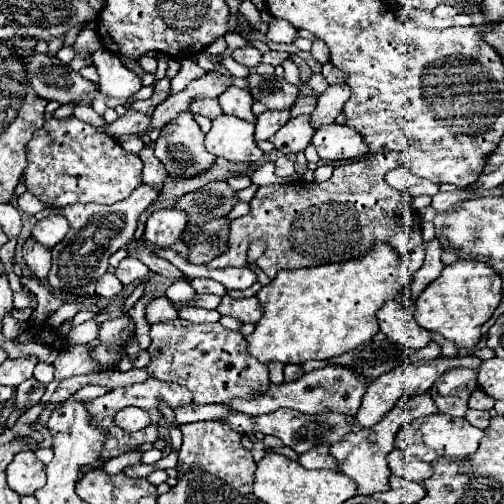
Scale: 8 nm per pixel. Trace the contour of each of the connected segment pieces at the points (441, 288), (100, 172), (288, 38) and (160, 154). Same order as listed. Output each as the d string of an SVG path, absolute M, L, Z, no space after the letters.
M457 260L443 268L441 276L433 280L415 302L415 320L435 330L457 348L473 348L481 340L481 324L485 324L501 302L501 276L487 262Z
M75 116L65 120L47 120L27 142L25 150L27 168L23 172L23 182L27 190L47 206L63 208L77 202L113 204L127 198L143 182L143 162L139 156L127 154L117 140Z
M273 18L269 24L269 32L267 32L267 40L269 42L285 42L285 44L293 44L299 38L299 32L295 26L291 26L291 22L283 20L283 18Z
M191 112L179 114L173 122L161 128L161 136L155 142L155 156L163 162L167 174L171 180L185 180L185 178L195 178L203 172L207 172L215 164L215 156L207 152L205 148L205 134L193 120Z

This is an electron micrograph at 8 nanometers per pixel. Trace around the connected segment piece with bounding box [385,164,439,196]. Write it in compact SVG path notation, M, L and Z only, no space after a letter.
M407 164L387 172L385 180L387 180L389 186L393 186L395 190L401 190L409 196L421 196L421 194L435 196L439 192L439 186L435 186L433 182L427 182L427 178L421 178L421 176L413 174Z

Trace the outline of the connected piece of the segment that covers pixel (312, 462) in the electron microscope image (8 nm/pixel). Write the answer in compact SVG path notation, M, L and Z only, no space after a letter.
M319 446L315 450L309 450L307 454L301 454L299 464L309 470L339 470L335 458L331 458L329 454L329 446Z

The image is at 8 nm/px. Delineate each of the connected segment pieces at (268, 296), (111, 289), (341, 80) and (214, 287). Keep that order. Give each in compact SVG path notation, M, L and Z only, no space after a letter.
M375 246L371 254L341 264L325 264L317 268L301 268L289 272L283 270L257 294L263 316L255 324L255 332L245 336L247 354L255 356L261 364L303 364L309 360L337 358L339 354L345 354L369 342L379 332L375 312L383 306L385 300L395 300L411 280L413 276L407 274L403 258L395 250L391 250L391 246Z
M107 272L107 274L97 282L97 294L103 296L103 298L113 298L113 296L117 296L117 294L121 292L121 288L123 288L123 284L121 284L121 282L117 280L117 276L111 274L111 272Z
M325 62L323 64L323 70L321 70L321 74L327 78L327 82L329 84L345 84L345 72L341 70L341 68L335 68L335 66L331 66L331 62Z
M193 278L191 286L199 292L199 294L217 294L223 296L227 290L223 286L219 286L219 282L213 282L209 278Z

